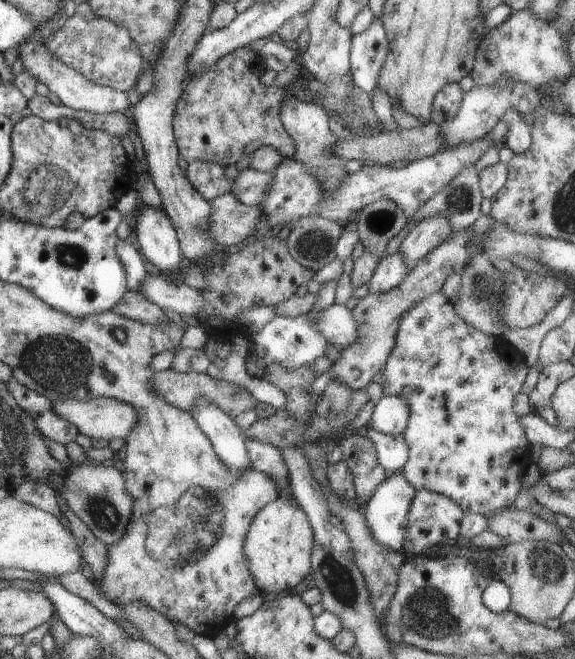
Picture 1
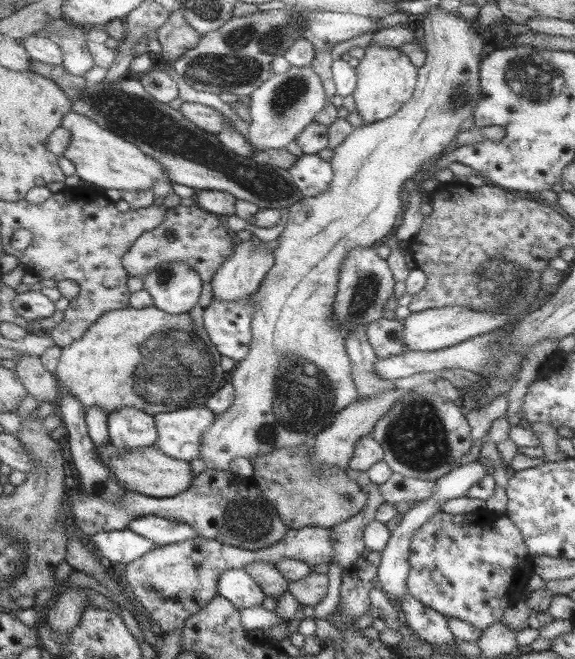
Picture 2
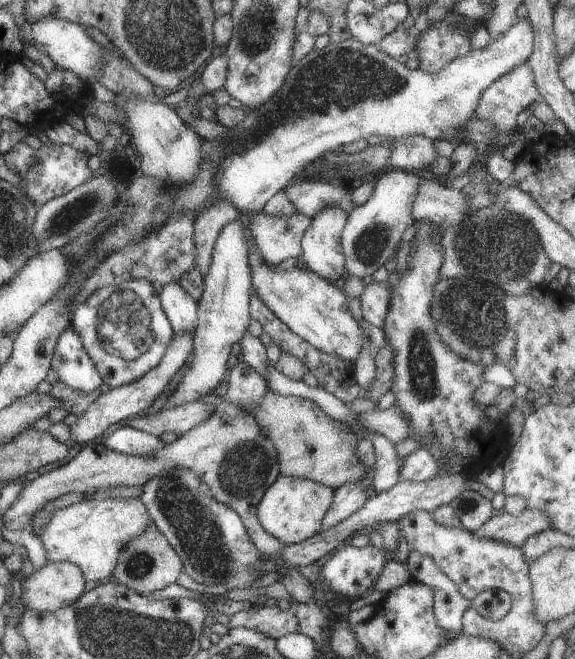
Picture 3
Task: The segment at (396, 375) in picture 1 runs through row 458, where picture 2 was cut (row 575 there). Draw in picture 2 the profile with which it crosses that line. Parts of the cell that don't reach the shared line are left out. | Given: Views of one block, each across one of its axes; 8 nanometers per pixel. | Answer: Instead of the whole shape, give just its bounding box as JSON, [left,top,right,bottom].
[405,508,533,631]

